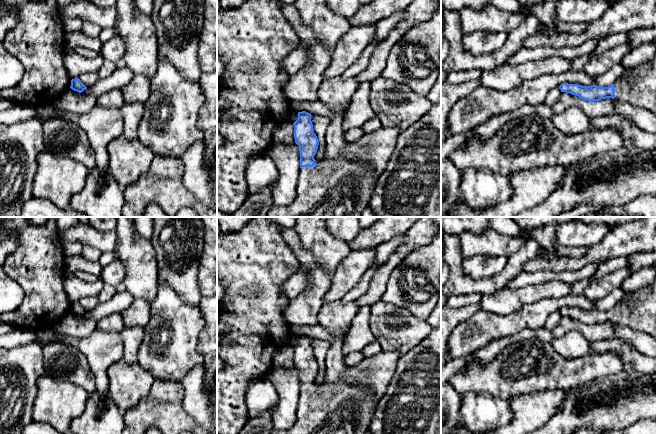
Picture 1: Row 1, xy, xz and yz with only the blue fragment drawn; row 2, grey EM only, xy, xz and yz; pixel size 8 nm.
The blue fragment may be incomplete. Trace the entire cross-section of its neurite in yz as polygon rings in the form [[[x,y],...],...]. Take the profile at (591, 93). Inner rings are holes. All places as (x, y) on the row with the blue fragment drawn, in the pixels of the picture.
[[[656,56],[643,65],[631,68],[608,87],[562,83],[559,89],[588,102],[612,98],[656,114]]]

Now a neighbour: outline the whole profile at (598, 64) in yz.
[[[625,43],[617,45],[603,53],[594,54],[587,61],[583,70],[591,77],[595,78],[607,72],[613,66],[620,64],[624,56],[632,49],[629,44]]]

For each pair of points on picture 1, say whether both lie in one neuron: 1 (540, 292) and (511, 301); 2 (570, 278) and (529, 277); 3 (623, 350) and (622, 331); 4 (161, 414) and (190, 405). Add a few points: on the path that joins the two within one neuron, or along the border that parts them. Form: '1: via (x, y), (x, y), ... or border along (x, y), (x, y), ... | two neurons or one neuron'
1: via (533, 293), (518, 297) | one neuron
2: via (560, 276), (539, 277) | one neuron
3: border along (615, 337), (628, 342), (641, 353) | two neurons
4: border along (181, 384), (183, 389), (183, 409), (198, 423) | two neurons

